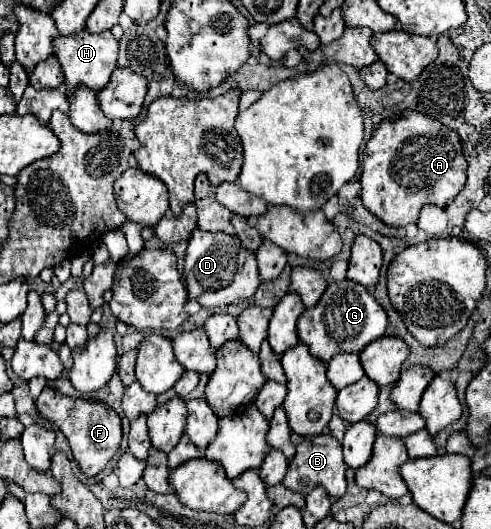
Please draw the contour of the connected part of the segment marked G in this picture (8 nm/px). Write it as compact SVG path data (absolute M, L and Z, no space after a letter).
M344 279L330 283L314 307L304 309L298 317L298 337L308 345L314 357L330 361L338 353L360 353L364 345L384 335L388 315L376 297L360 283Z

